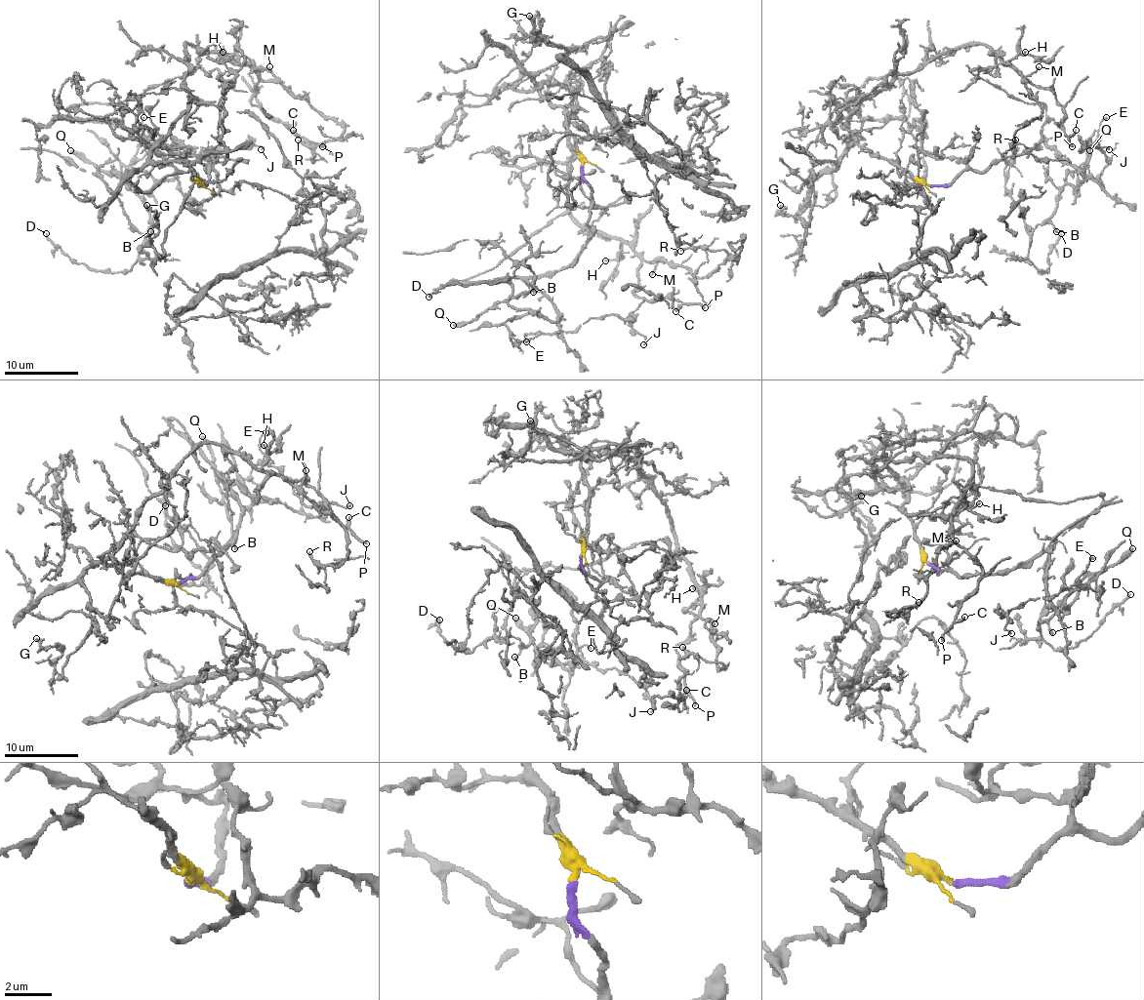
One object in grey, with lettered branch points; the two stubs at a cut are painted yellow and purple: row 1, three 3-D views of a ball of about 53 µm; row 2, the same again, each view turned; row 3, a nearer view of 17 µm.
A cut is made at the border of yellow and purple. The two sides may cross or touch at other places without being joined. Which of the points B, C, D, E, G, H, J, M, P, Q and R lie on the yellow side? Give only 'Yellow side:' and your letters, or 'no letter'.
Yellow side: C, G, H, M, P, R

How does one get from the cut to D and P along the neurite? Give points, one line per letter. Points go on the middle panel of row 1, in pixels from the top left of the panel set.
D: (581, 166), (587, 246), (527, 281), (556, 320), (509, 301), (532, 288), (521, 264), (428, 298)
P: (581, 166), (564, 110), (540, 86), (560, 84), (571, 96), (570, 214), (640, 259), (636, 296), (705, 306)

